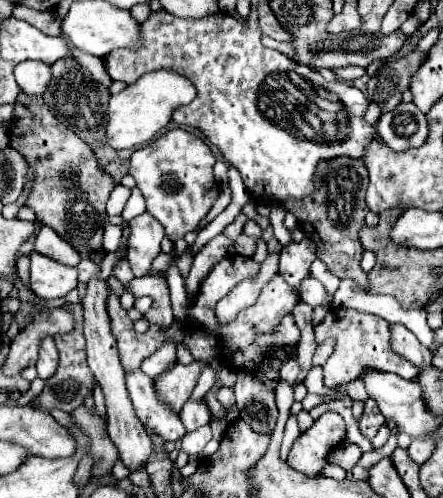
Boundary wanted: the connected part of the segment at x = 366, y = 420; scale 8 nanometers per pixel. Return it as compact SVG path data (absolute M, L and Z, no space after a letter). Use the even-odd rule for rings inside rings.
M367 400L367 402L365 402L365 412L363 412L361 420L359 420L359 430L361 430L361 434L371 440L383 424L385 424L385 418L383 418L383 414L379 412L375 400Z

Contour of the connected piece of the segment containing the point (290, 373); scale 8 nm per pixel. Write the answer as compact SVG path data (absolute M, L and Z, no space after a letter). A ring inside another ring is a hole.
M291 356L287 360L287 364L281 368L281 378L285 378L291 386L295 386L295 378L299 374L299 362L297 362L297 356Z

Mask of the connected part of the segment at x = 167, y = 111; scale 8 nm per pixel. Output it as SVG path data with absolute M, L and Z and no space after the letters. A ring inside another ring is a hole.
M155 70L151 74L143 74L137 82L113 94L109 100L109 126L107 126L107 144L123 150L123 148L139 148L155 138L159 130L163 130L171 122L171 112L175 108L189 104L197 96L195 86L185 76L179 76L171 70Z

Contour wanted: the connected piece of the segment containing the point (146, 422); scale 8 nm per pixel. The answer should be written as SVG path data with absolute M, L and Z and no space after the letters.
M141 370L127 374L127 390L143 426L155 430L165 442L177 442L187 434L179 412L169 410L169 404L159 400L153 380Z

